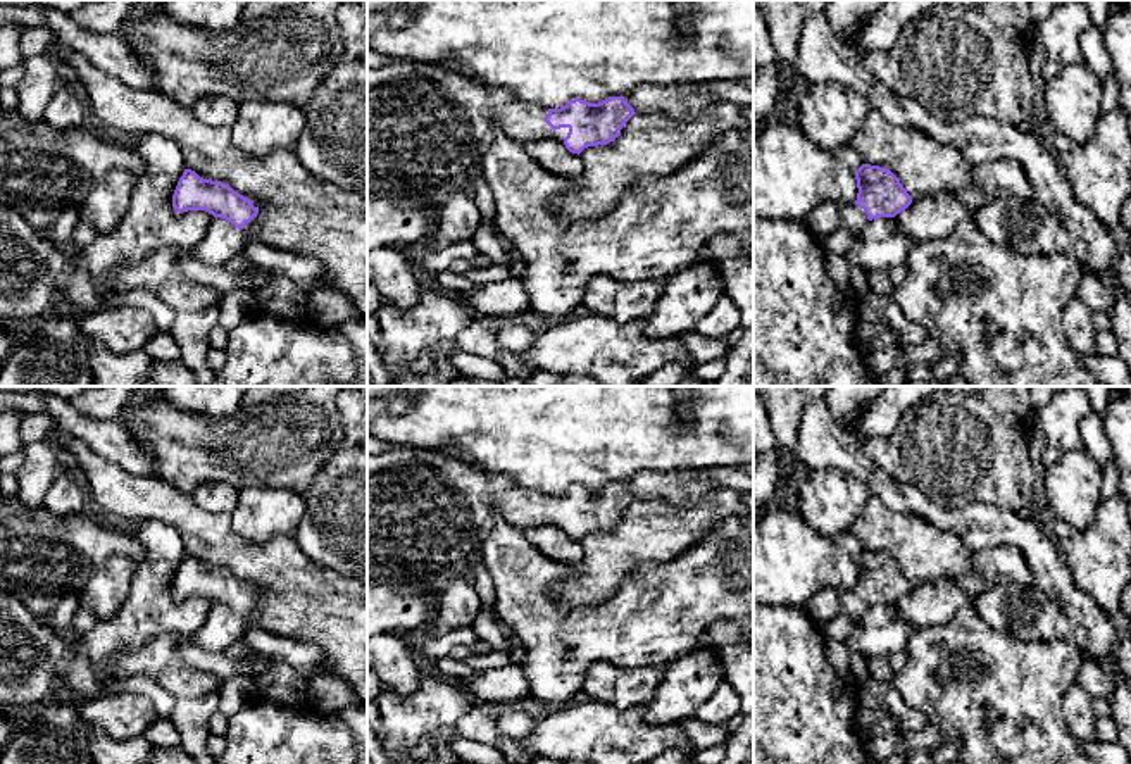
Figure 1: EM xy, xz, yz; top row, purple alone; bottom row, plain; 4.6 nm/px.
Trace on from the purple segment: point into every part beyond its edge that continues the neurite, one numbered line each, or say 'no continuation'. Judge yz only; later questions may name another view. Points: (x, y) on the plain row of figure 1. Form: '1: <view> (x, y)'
1: yz (852, 602)

